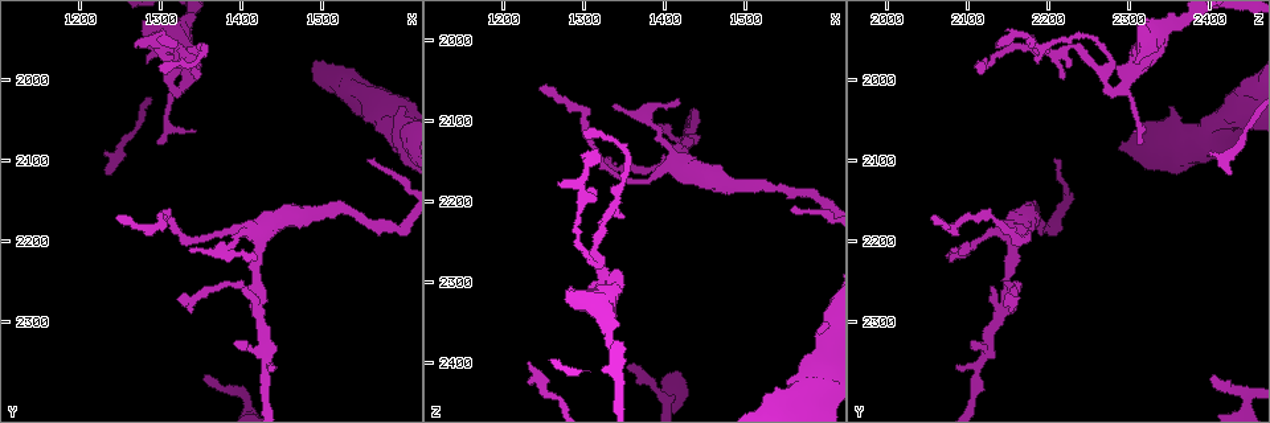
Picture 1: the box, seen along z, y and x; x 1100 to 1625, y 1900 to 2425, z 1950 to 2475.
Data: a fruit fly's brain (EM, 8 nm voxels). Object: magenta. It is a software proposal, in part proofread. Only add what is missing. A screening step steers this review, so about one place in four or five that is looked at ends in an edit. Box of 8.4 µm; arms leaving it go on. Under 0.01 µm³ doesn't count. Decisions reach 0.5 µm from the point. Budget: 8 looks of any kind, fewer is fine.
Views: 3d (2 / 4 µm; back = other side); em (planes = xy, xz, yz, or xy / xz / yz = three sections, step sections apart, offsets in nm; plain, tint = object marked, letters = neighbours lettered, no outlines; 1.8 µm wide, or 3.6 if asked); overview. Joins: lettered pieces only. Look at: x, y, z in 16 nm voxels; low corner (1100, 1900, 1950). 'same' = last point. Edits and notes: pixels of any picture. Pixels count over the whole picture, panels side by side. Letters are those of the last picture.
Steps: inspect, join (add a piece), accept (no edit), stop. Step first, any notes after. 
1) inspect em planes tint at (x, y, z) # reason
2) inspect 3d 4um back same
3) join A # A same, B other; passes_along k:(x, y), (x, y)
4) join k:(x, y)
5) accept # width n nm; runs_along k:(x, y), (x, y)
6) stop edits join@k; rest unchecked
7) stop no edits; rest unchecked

inspect 3d 4um back at (1300, 2080, 2320) # tapers out

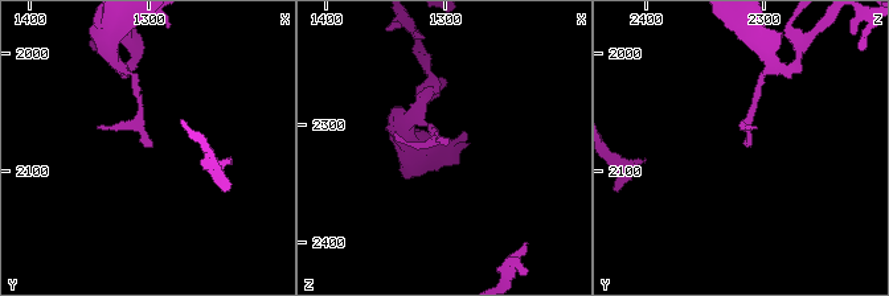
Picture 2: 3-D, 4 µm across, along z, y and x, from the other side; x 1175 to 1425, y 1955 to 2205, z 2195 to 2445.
inspect em planes plain at (1296, 2080, 2316) # shape alone is not enough

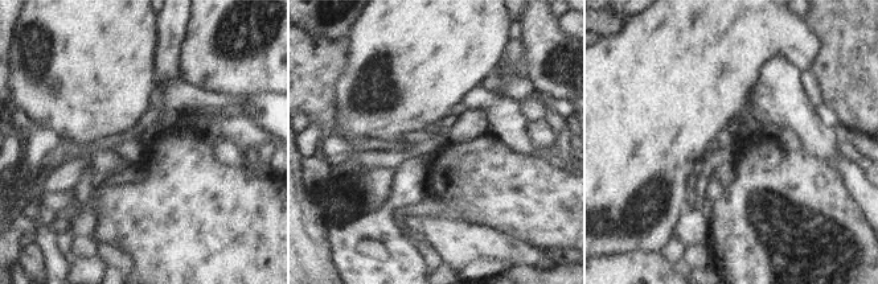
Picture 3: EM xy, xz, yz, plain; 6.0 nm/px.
inspect em planes letters same

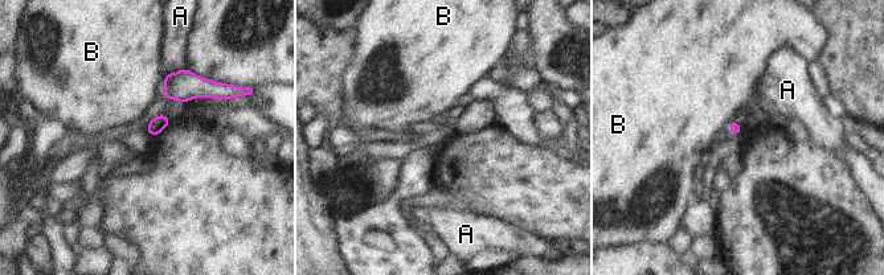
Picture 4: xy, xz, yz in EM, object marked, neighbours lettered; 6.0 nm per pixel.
accept # A other, B other; border 4:(166, 74), (163, 94); none of them fits

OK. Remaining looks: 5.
inspect 3d 4um at (1330, 2275, 2140) # tapers out

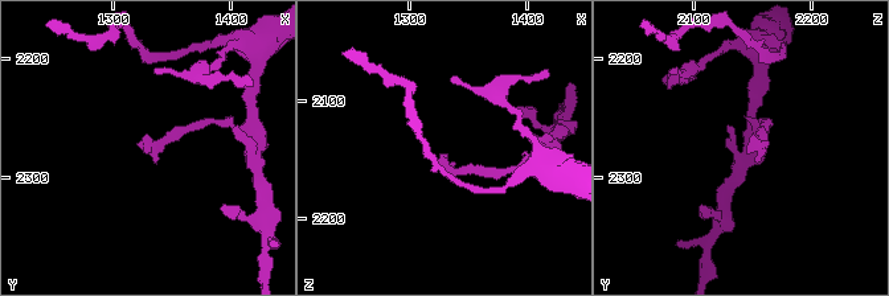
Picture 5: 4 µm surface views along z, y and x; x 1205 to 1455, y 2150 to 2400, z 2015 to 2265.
inspect em xz step 8 letters at (1330, 2276, 2144) # shape alone is not enough

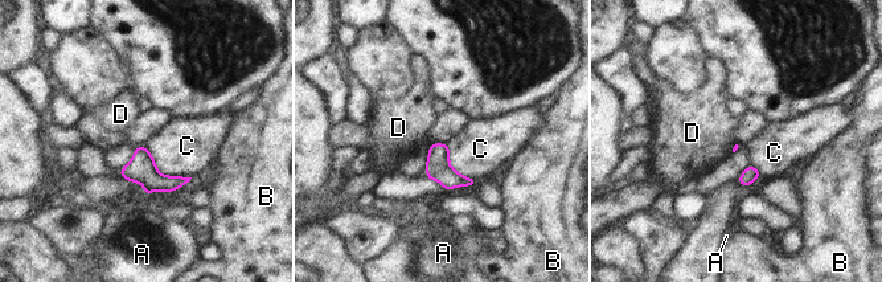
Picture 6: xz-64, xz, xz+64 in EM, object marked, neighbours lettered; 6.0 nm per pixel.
inspect em planes letters same

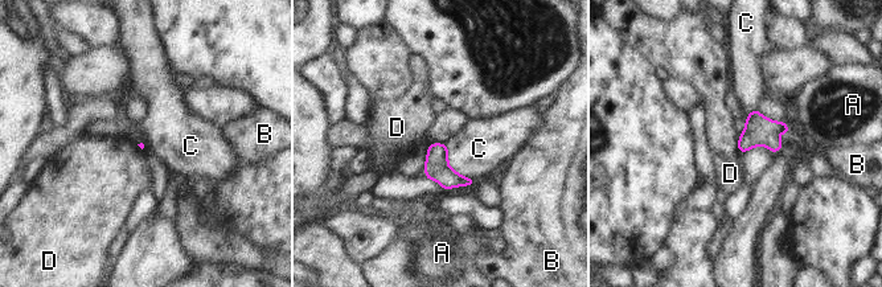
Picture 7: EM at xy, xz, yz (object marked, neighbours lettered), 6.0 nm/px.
accept # A other, B other, C other, D other; border 7:(444, 144), (447, 163), (476, 180); no lettered piece goes on from it

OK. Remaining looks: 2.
inspect em 3.6um planes letters at (1360, 2365, 2405) # branch stops here

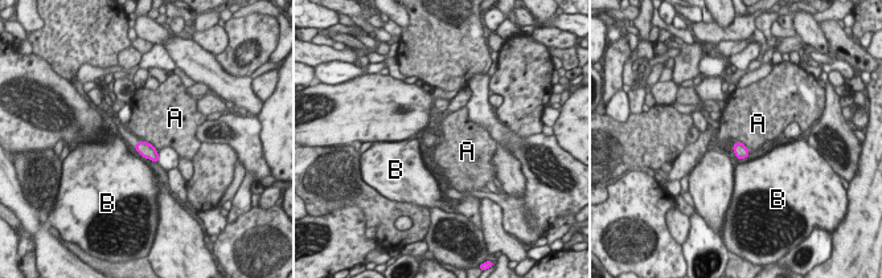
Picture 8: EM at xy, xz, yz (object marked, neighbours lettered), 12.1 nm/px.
accept # A other, B other; no lettered piece goes on from it

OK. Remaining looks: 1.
stop no edits; rest unchecked

